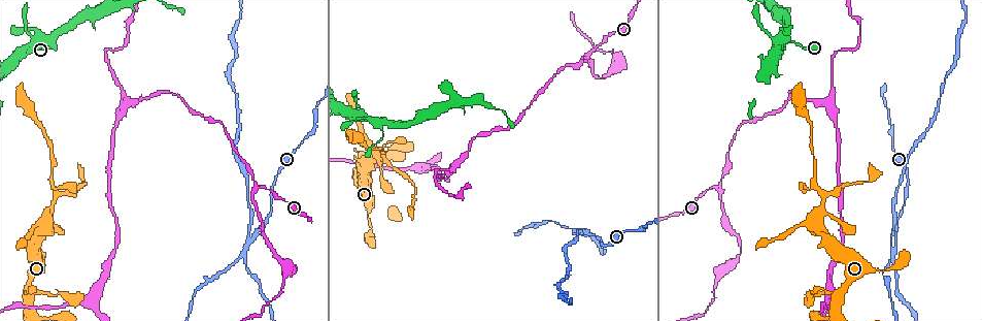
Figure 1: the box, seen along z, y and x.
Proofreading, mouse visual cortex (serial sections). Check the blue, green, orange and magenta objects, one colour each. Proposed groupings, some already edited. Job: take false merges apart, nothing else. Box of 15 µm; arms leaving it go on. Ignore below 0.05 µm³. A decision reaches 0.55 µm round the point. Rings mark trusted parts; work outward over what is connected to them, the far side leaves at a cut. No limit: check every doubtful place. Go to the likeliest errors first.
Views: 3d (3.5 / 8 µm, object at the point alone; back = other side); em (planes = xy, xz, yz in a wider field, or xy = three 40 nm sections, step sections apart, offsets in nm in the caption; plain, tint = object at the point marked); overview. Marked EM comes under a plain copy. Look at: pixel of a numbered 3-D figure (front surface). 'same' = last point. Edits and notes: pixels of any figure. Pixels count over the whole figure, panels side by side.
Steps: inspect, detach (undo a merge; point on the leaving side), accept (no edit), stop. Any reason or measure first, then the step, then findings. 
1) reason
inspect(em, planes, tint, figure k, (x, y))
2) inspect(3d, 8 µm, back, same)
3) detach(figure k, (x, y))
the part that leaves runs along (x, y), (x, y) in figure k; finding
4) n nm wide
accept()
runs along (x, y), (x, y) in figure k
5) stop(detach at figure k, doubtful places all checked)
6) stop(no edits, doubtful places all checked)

looks like a crossing
inspect(3d, 3.5 µm, figure 1, (248, 244))

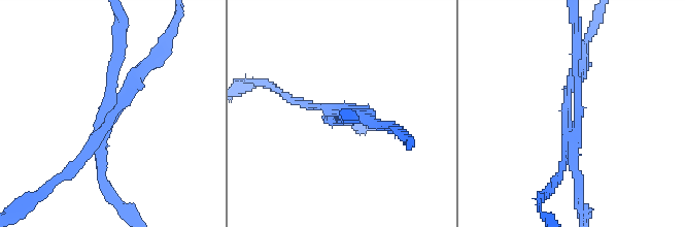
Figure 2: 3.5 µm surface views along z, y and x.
4 arms; arms of 150, 150, 150, 200 nm
inspect(em, planes, tint, figure 2, (114, 117))

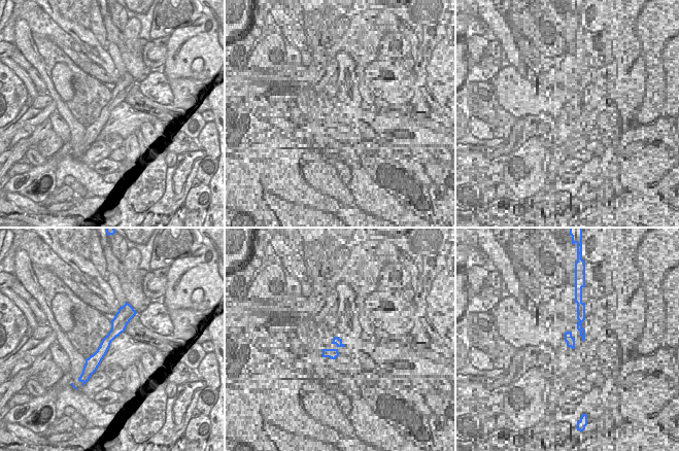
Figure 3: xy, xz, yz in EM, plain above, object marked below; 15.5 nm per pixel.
another direction
inspect(em, xy, step 1, tint, same)

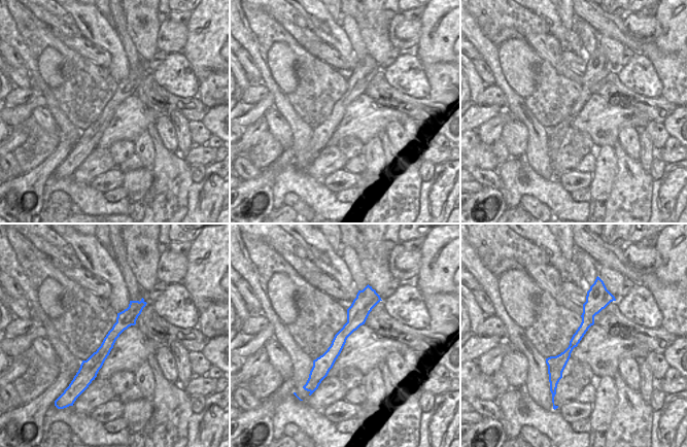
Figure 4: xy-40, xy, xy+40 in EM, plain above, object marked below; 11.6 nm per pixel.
detach(figure 2, (104, 189))
the part that leaves runs along (106, 112), (116, 40), (123, 27) in figure 2; two cells meet here

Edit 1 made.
inspect(overview)

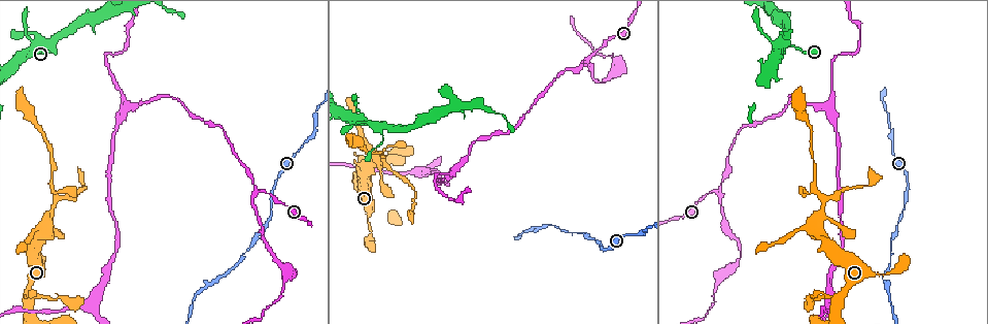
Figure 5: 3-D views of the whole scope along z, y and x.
inspect(em, xy, step 3, tint, figure 5, (893, 144))

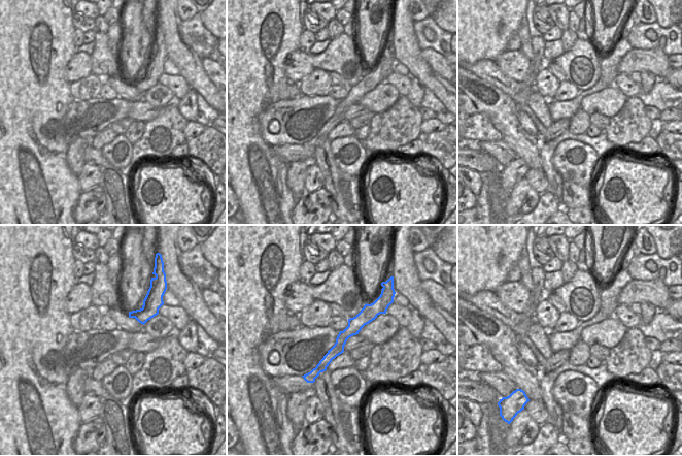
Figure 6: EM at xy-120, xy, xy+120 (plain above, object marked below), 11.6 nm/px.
inspect(3d, 3.5 µm, same)

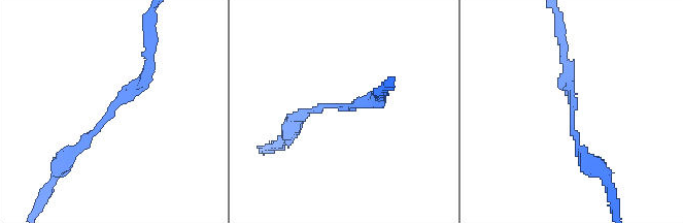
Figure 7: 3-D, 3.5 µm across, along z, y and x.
arms of 150, 200 nm
accept()
runs along (370, 306), (314, 375) in figure 6; one cell here

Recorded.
three arms meet
inspect(3d, 8 µm, figure 5, (587, 63))

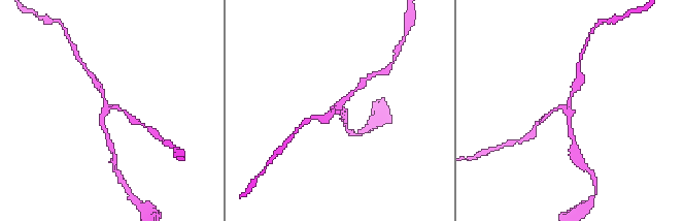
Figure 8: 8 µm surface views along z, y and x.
3 arms; arms of 150, 200, 200 nm; now the EM
inspect(em, xy, step 2, tint, figure 8, (108, 109))

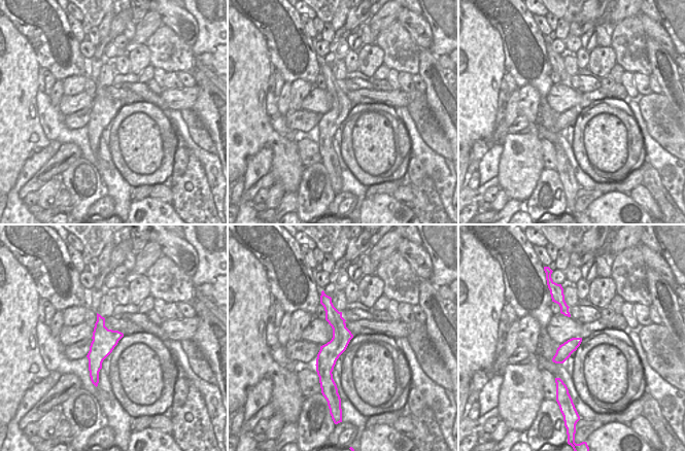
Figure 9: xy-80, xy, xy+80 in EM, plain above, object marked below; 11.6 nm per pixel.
accept()
runs along (358, 87), (335, 107), (329, 117) in figure 8; continuous, no second cell

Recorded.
three arms meet
inspect(3d, 3.5 µm, figure 5, (385, 165))

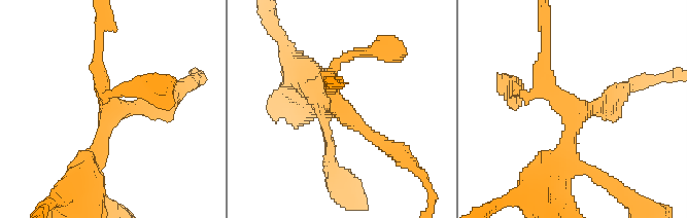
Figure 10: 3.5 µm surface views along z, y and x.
3 arms; arms of 200, 250, 300 nm
inspect(em, xy, step 3, tint, figure 10, (338, 110))

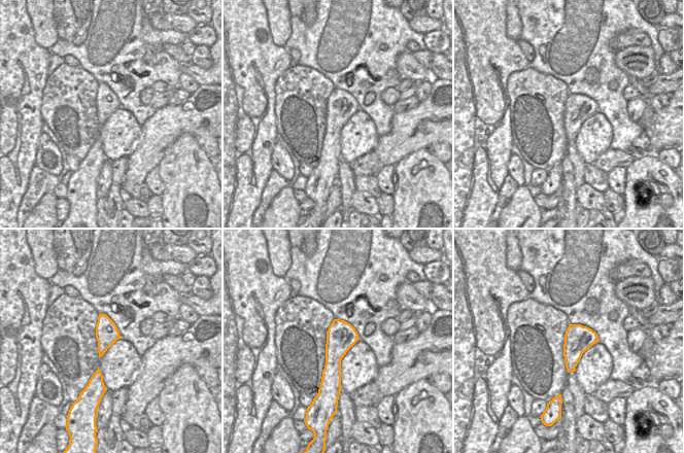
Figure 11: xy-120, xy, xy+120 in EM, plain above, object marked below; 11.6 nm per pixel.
accept()
runs along (87, 175), (105, 121), (99, 55) in figure 10; continuous, no second cell

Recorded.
a narrow waist
inspect(3d, 3.5 µm, figure 5, (57, 191))

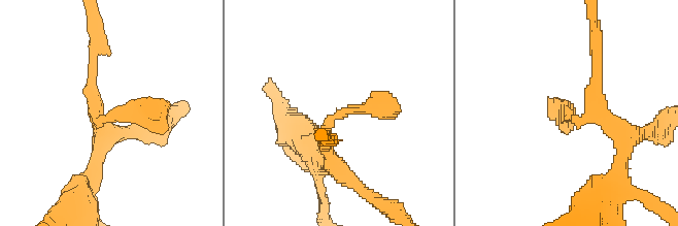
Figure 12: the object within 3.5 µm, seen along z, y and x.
shape alone is not enough
inspect(em, planes, tint, figure 12, (106, 119))

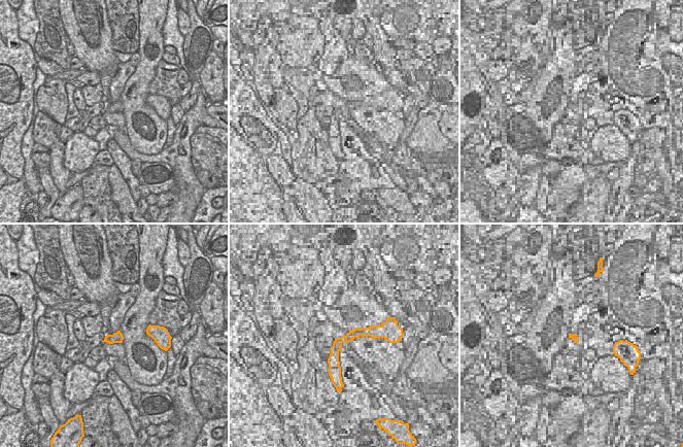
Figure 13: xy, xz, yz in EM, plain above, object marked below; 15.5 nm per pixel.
160 nm wide
accept()
runs along (330, 163), (336, 116), (400, 110) in figure 12; one cell here

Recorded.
stop(detach at figure 2, doubtful places all checked)

